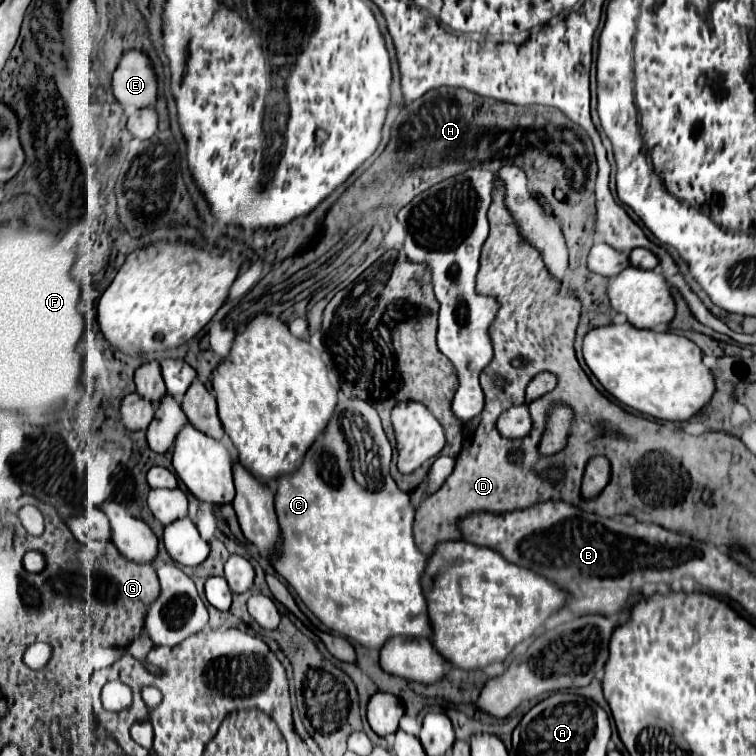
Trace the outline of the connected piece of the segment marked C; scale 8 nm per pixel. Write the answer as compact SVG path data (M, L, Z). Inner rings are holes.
M339 399L323 435L307 449L301 467L293 473L283 475L277 481L275 493L275 513L281 531L281 553L277 559L271 561L273 569L295 589L301 601L321 619L323 625L371 649L381 649L383 643L393 635L431 635L427 601L421 591L421 573L425 569L427 557L415 547L415 509L409 503L409 495L401 491L391 479L389 463L391 445L373 405L361 399ZM347 425L351 425L349 435L363 437L367 433L371 439L365 455L367 467L363 467L359 473L355 473L353 467L353 449L345 429Z

